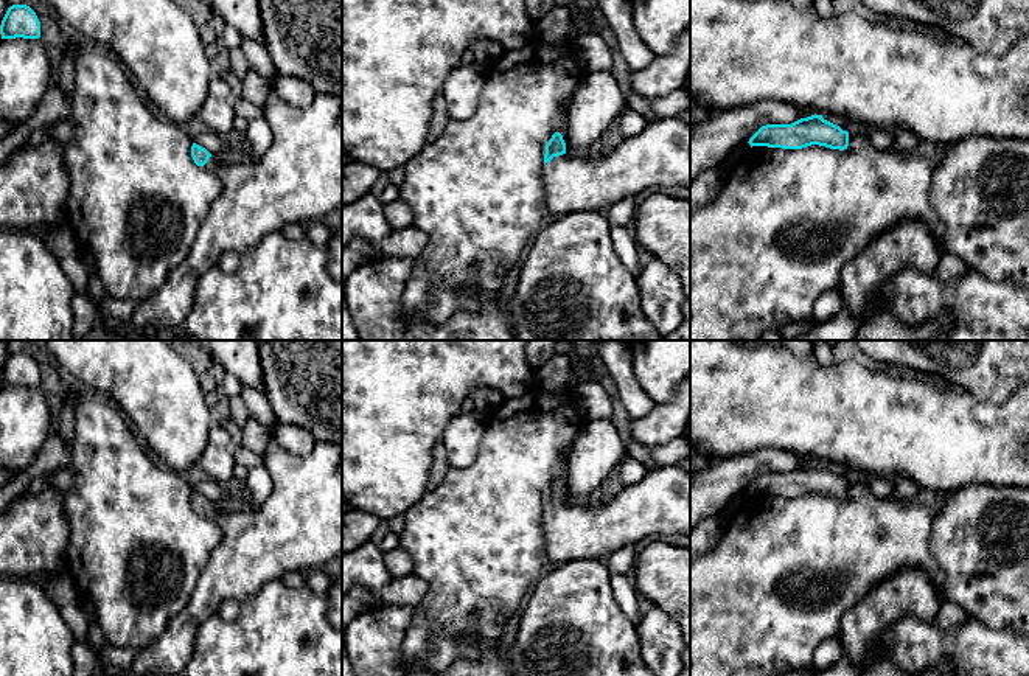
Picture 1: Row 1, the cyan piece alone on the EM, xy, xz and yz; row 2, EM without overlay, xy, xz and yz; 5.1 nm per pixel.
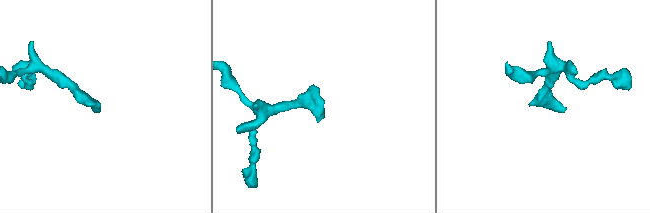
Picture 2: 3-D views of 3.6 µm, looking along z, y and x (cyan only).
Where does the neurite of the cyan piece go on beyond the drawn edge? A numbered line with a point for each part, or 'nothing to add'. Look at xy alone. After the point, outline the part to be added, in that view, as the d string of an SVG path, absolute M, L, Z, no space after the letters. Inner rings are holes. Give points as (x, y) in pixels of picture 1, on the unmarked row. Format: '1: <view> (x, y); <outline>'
1: xy (299, 527); M242 387L239 396L249 416L270 430L264 465L274 490L263 505L249 505L242 511L230 513L216 504L208 507L204 516L221 527L221 542L210 552L190 603L169 620L160 637L140 650L135 660L124 668L126 676L180 673L191 657L197 629L219 611L224 600L244 601L267 581L280 580L289 570L308 572L322 567L342 552L342 444L317 441L306 457L289 454L272 434L278 423L264 392Z

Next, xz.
1: xz (622, 516); M678 465L648 469L640 482L603 491L589 505L553 505L544 513L542 528L550 566L586 558L606 563L614 552L654 533L690 536L690 474Z

